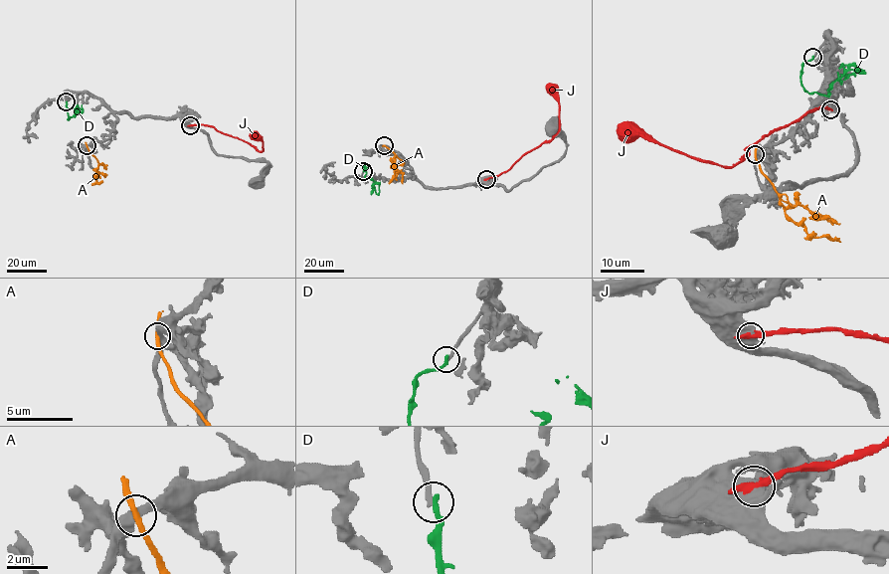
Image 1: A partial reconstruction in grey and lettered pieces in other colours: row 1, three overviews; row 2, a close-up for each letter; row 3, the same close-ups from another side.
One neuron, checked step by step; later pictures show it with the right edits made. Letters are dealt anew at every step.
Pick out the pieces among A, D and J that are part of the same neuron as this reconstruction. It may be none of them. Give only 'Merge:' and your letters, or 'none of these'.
Merge: none of these

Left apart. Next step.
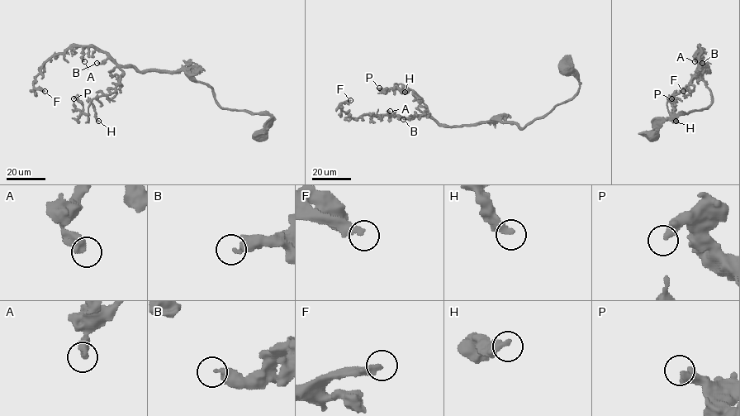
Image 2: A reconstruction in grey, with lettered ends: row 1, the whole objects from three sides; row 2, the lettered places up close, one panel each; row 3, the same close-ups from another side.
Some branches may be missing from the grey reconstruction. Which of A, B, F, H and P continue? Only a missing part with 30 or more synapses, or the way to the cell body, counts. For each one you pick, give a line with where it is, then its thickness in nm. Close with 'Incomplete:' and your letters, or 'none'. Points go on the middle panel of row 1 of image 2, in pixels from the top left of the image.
F: place (350, 100); calibre 360 nm
Incomplete: F

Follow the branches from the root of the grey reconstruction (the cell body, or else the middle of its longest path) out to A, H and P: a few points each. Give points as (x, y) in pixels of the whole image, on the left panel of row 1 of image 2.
A: (259, 136), (268, 114), (222, 108), (182, 70), (137, 71), (92, 47), (84, 61)
H: (259, 136), (268, 114), (222, 108), (182, 70), (121, 67), (116, 90), (92, 100), (98, 121)
P: (259, 136), (268, 114), (222, 108), (182, 70), (121, 67), (116, 90), (87, 114), (73, 98)

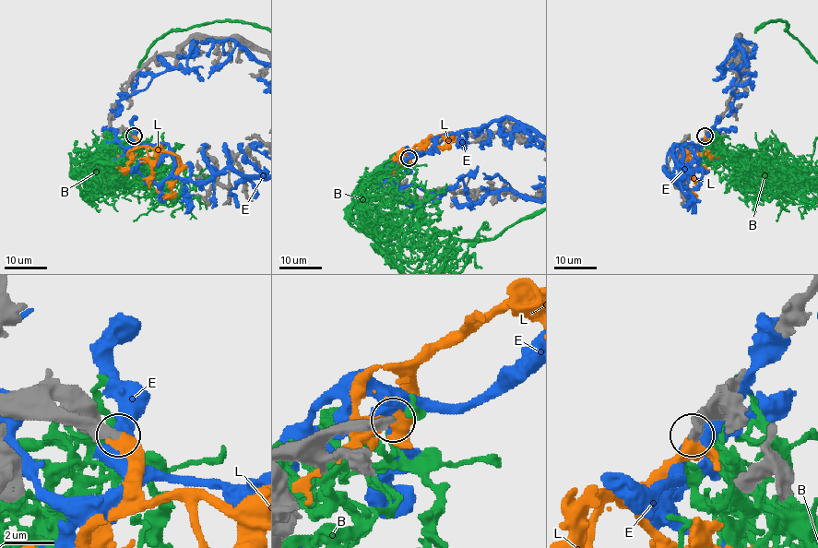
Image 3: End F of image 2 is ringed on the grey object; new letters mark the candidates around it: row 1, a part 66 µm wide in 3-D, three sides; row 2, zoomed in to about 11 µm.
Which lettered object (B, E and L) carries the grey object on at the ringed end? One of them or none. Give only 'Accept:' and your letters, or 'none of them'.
Accept: L

